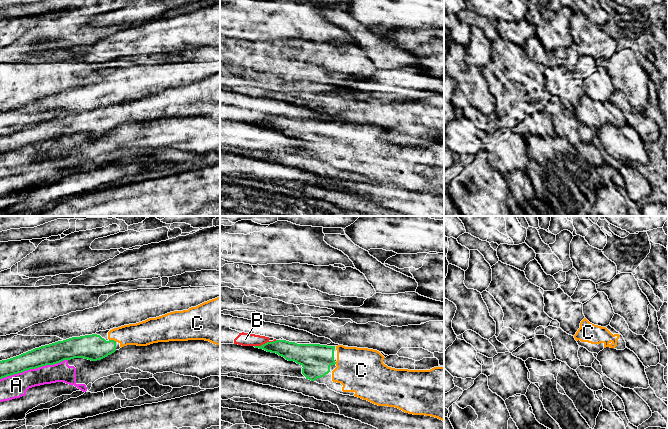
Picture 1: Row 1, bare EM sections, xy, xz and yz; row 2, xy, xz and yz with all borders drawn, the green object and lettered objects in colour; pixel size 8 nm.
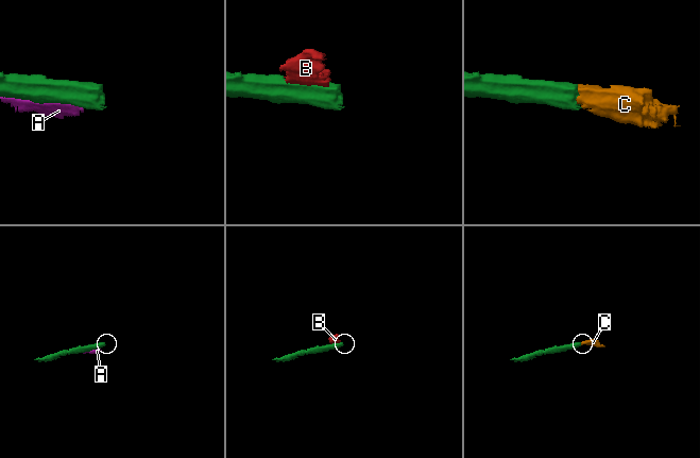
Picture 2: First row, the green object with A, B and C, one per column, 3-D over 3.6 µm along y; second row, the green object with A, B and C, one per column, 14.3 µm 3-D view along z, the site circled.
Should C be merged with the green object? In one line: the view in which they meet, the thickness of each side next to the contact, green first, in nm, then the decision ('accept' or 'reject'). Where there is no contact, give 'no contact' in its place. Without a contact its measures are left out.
contact in xy; calibres 220 and 190 nm; accept

